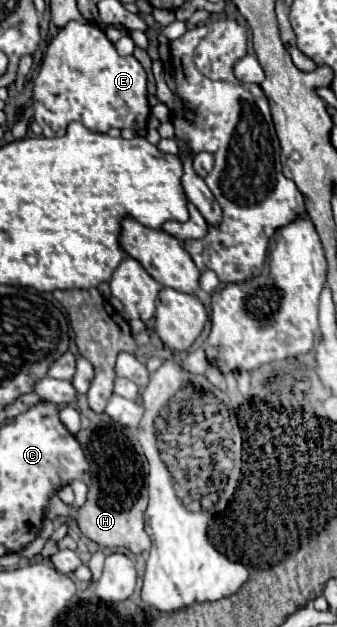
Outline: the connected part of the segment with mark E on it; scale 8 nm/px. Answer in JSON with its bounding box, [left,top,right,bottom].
[33,21,151,138]

